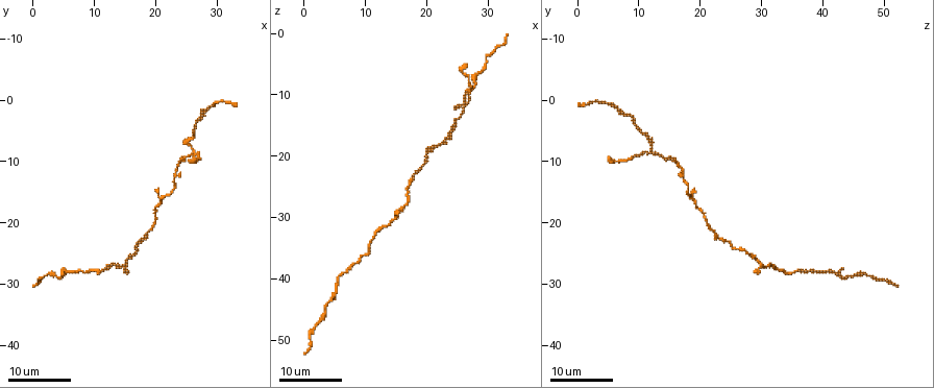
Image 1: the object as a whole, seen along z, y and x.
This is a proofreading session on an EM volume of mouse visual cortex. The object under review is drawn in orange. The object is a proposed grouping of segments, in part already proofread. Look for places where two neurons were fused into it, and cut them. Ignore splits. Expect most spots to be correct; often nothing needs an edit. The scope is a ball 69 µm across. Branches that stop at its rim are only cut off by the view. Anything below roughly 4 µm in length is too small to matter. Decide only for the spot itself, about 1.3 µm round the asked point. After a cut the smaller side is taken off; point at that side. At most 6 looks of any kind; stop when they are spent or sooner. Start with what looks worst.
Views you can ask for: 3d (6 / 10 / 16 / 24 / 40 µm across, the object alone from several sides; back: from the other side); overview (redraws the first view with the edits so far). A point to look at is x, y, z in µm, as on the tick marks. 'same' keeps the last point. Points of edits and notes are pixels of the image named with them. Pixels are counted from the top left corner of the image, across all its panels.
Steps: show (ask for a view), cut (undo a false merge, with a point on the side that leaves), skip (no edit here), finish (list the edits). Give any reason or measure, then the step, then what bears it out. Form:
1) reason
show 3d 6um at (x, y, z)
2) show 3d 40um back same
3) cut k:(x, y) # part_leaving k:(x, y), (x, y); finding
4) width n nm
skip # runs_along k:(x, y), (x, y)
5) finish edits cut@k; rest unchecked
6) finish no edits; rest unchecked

two arms in line, one across
show 3d 24um at (26.0, 9.0, 12.0)

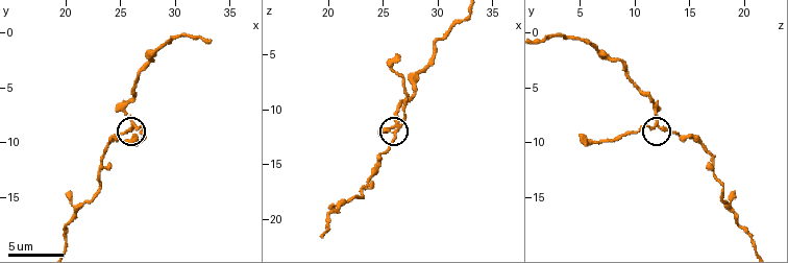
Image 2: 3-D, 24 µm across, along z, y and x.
show 3d 6um at (26.4, 8.4, 12.0)

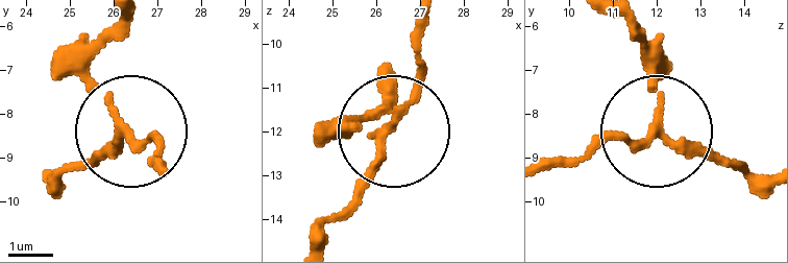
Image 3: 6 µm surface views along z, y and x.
arms 3
skip # runs_along 3:(325, 239), (407, 104), (422, 19); one neuron here

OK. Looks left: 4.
sudden change in width
show 3d 16um at (28.8, 1.4, 6.4)

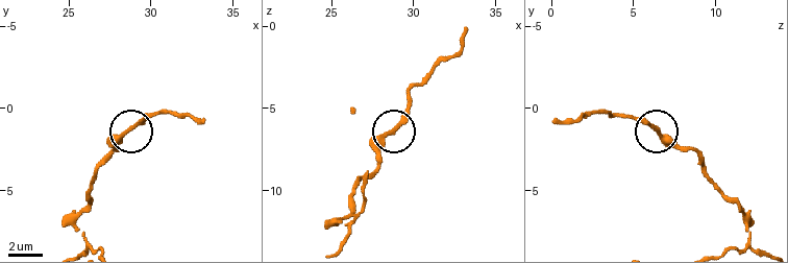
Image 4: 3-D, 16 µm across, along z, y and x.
other side
show 3d 16um back at (28.5, 1.3, 6.4)

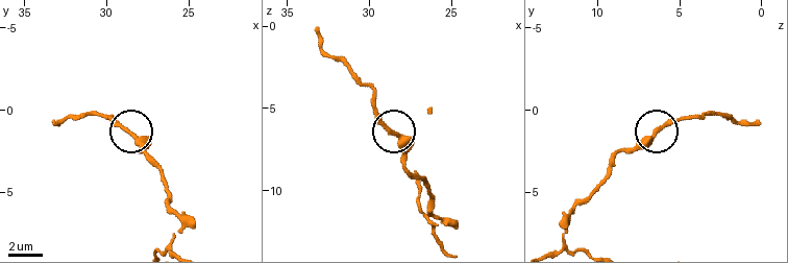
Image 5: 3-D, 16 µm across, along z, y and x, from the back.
skip # runs_along 5:(170, 244), (180, 223), (163, 173), (137, 135), (108, 119); continuous, no second neuron

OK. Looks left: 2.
finish no edits; rest unchecked

